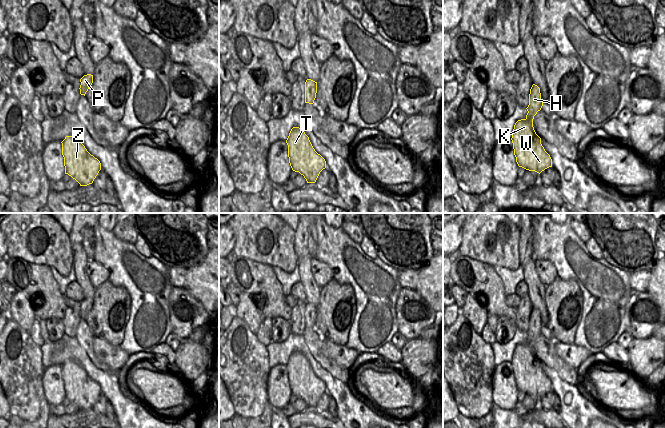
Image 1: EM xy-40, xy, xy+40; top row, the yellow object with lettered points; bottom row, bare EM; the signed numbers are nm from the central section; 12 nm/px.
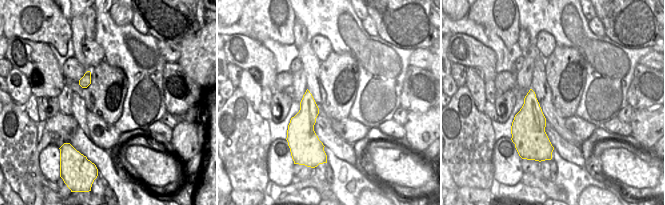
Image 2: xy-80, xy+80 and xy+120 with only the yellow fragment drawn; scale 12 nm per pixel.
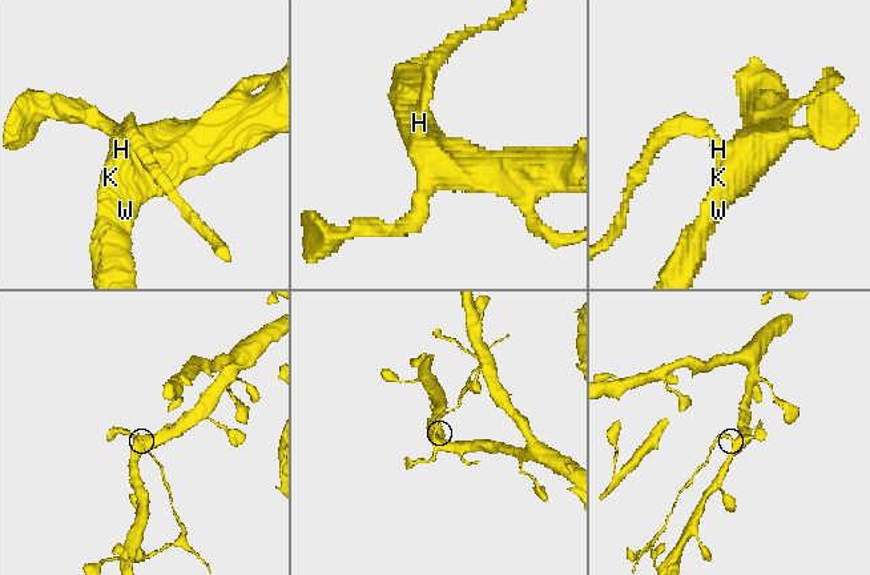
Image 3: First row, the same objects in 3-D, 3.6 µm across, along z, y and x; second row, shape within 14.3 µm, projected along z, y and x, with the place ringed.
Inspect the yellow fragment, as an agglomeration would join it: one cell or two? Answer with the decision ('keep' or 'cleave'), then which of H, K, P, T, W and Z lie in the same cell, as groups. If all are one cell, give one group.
cleave | H K T W Z / P

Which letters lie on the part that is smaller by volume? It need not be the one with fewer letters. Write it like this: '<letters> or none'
P.

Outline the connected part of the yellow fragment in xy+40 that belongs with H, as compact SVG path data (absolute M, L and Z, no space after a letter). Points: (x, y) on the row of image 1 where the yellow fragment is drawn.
M540 91L530 93L526 118L515 123L511 138L518 166L539 174L552 167L552 159L542 146L541 138L533 127L534 116L542 106Z

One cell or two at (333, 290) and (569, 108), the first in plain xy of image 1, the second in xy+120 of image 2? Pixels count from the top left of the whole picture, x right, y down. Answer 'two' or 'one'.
one

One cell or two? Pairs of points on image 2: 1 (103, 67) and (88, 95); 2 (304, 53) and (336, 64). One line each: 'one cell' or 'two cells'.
1: one cell
2: two cells

